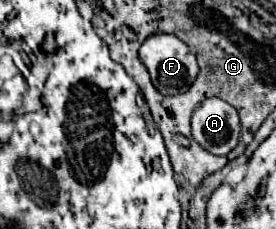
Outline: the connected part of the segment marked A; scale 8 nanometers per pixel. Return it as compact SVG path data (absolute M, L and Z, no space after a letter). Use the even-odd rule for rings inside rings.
M207 98L191 116L191 134L207 152L225 156L239 142L239 114L221 98Z

